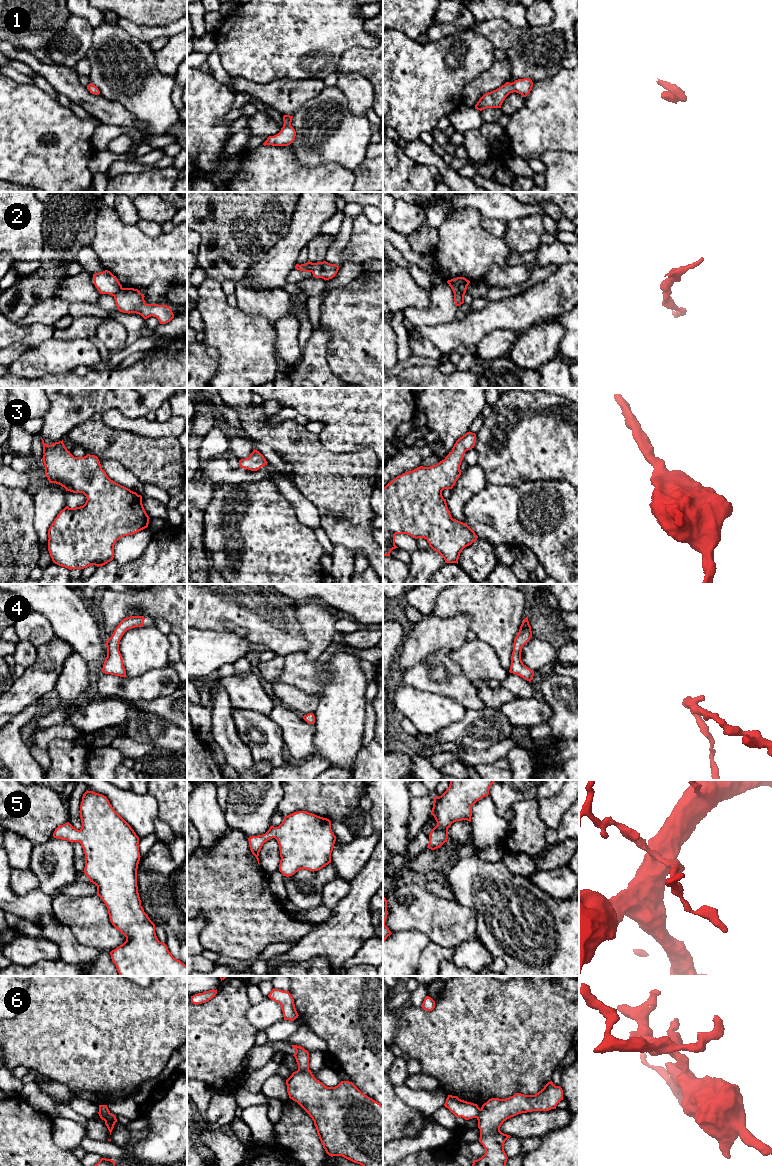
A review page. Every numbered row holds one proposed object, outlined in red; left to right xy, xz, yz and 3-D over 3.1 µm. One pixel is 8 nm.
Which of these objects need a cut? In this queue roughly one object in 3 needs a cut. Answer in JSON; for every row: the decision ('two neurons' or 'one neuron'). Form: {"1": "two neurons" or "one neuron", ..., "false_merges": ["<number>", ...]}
{"1": "one neuron", "2": "two neurons", "3": "one neuron", "4": "one neuron", "5": "one neuron", "6": "two neurons", "false_merges": ["2", "6"]}

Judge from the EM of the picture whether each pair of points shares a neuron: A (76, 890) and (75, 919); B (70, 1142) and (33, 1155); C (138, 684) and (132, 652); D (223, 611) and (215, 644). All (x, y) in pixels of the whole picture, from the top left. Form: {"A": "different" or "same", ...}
{"A": "different", "B": "different", "C": "different", "D": "different"}

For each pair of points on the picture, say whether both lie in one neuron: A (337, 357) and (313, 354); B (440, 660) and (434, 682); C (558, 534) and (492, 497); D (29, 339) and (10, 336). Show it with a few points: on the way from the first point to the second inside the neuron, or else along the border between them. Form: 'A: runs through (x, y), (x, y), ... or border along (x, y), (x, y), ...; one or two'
A: border along (328, 333), (326, 360), (337, 377); two
B: runs through (440, 665), (434, 677); one
C: runs through (541, 538), (526, 534), (506, 514); one
D: runs through (24, 336), (15, 336); one

